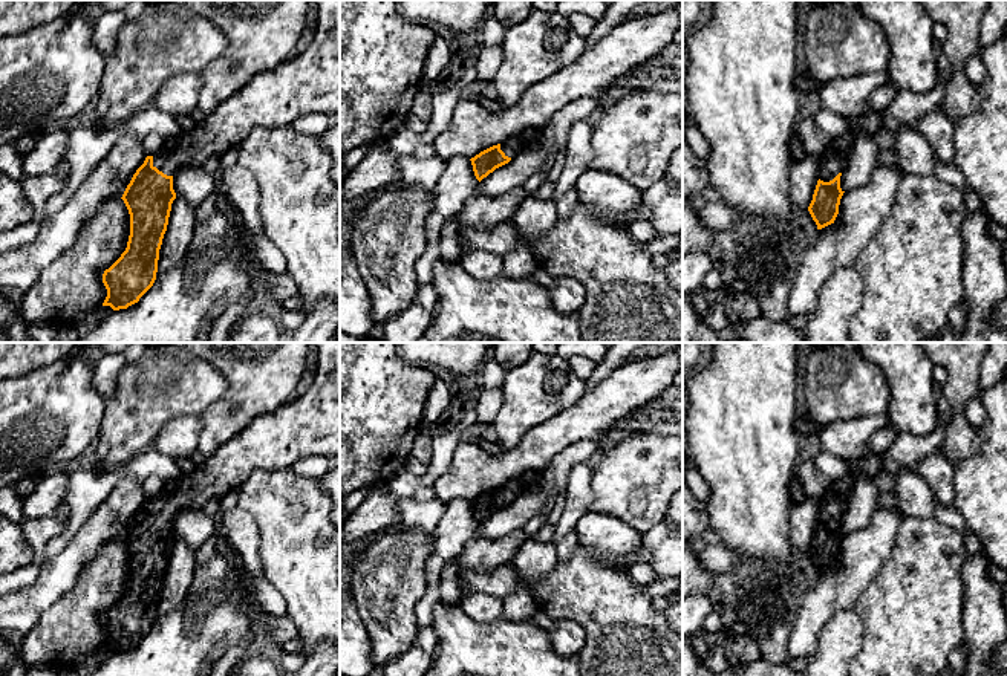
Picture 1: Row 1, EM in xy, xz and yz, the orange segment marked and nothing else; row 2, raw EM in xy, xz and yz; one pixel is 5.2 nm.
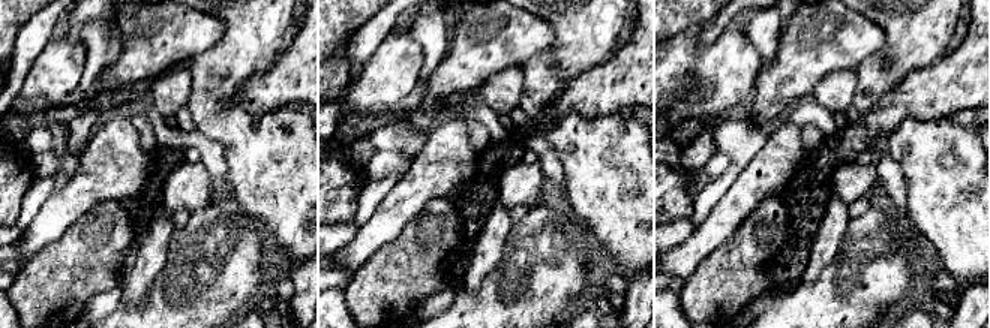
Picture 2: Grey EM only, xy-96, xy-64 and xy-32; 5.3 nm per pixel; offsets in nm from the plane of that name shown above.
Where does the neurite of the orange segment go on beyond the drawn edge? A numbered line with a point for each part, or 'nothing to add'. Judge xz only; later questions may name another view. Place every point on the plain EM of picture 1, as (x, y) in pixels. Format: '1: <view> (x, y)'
1: xz (511, 490)

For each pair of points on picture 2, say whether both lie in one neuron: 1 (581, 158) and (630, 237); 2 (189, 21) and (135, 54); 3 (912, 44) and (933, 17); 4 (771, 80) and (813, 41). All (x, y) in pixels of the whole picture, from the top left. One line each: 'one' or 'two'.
1: one
2: one
3: one
4: one

